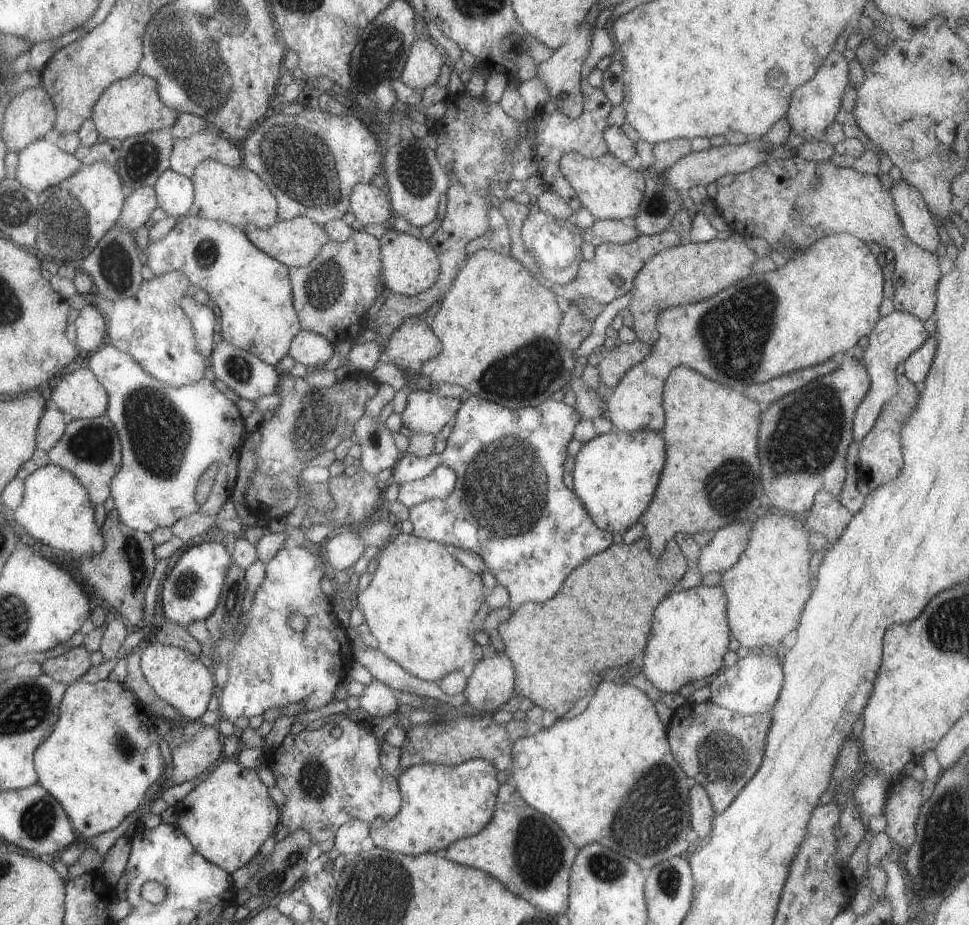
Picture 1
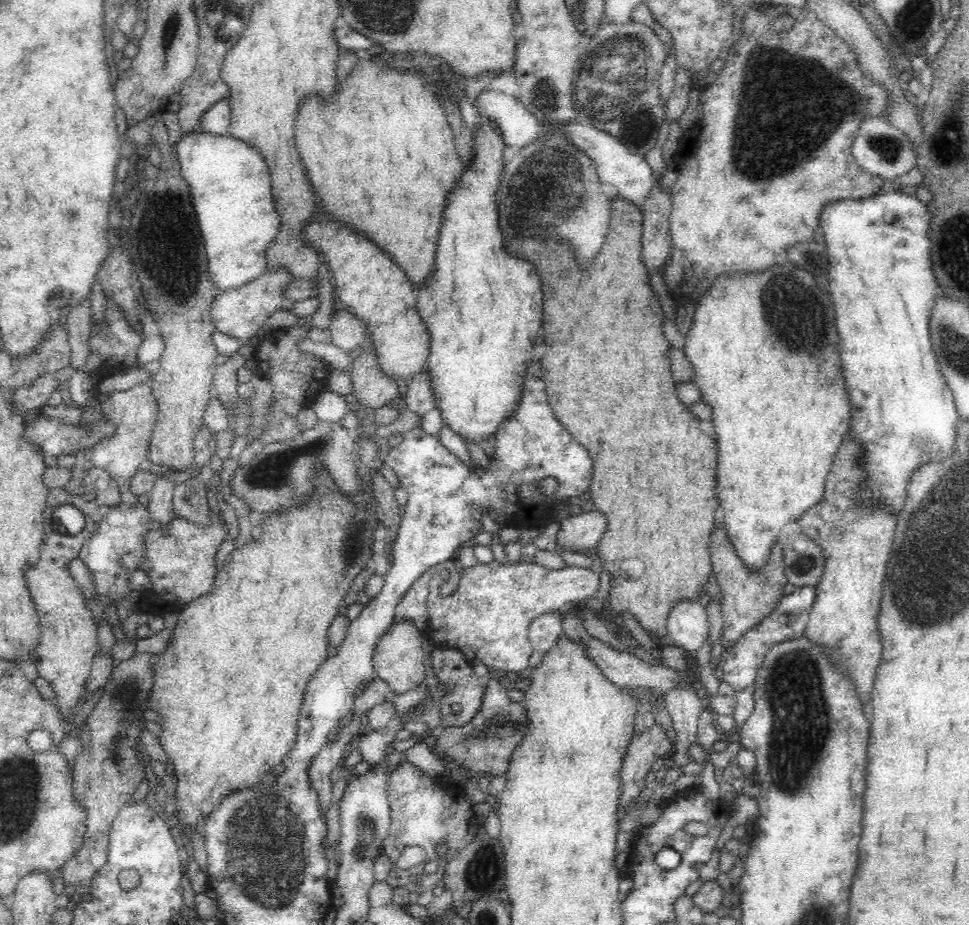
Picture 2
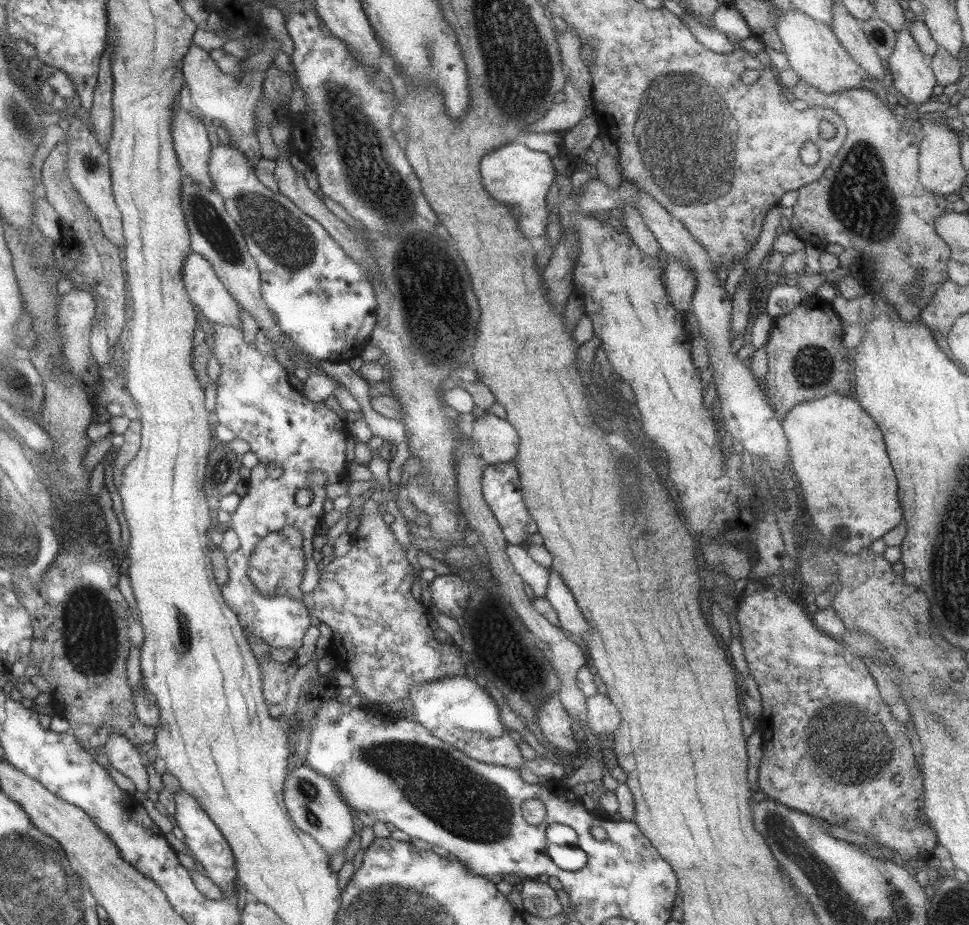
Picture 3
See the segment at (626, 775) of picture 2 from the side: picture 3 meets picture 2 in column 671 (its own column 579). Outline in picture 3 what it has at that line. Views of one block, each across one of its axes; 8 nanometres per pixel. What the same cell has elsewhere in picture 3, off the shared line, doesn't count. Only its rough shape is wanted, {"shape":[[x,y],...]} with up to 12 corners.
{"shape":[[558,696],[537,708],[535,723],[553,747],[577,754],[571,731]]}

